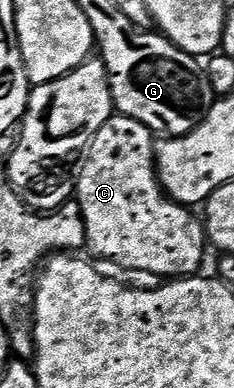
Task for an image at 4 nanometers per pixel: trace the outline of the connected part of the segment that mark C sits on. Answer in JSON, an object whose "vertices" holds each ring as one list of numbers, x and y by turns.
{"vertices":[[115,114,95,134,95,138,89,143,87,151,79,164,79,171,76,173,77,186,75,189,75,199,81,208,81,217,85,223,85,239,88,251,93,251,95,255,102,256,105,260,114,260,117,264,122,264,125,268,134,268,137,272,150,272,157,278,184,278,196,276,202,271,201,263,205,260,205,248,207,249,207,237,205,235,205,225,199,219,196,211,190,210,186,205,177,204,170,200,165,194,165,189,161,186,161,181,157,179,157,149,155,147,155,134,143,122,135,122,135,118,127,118,120,114]]}

